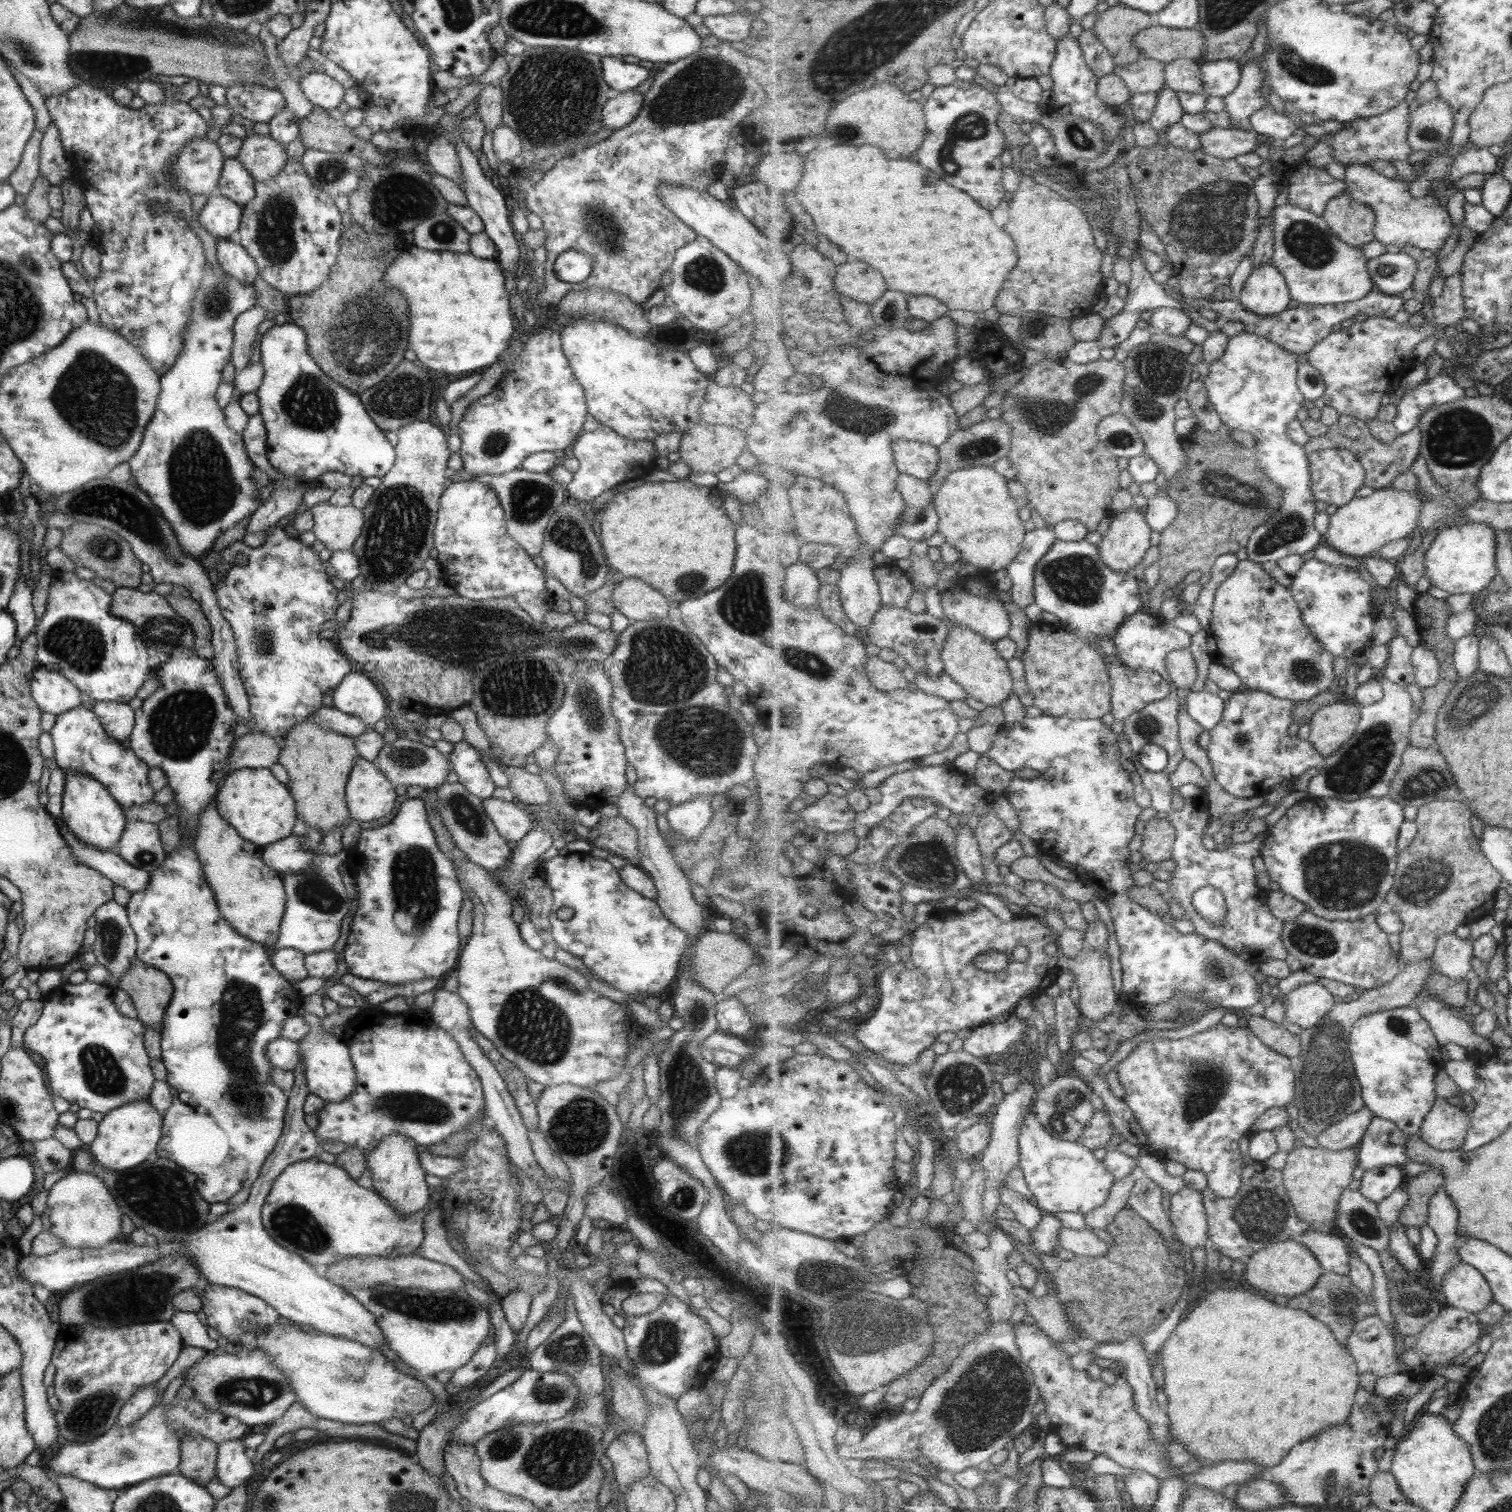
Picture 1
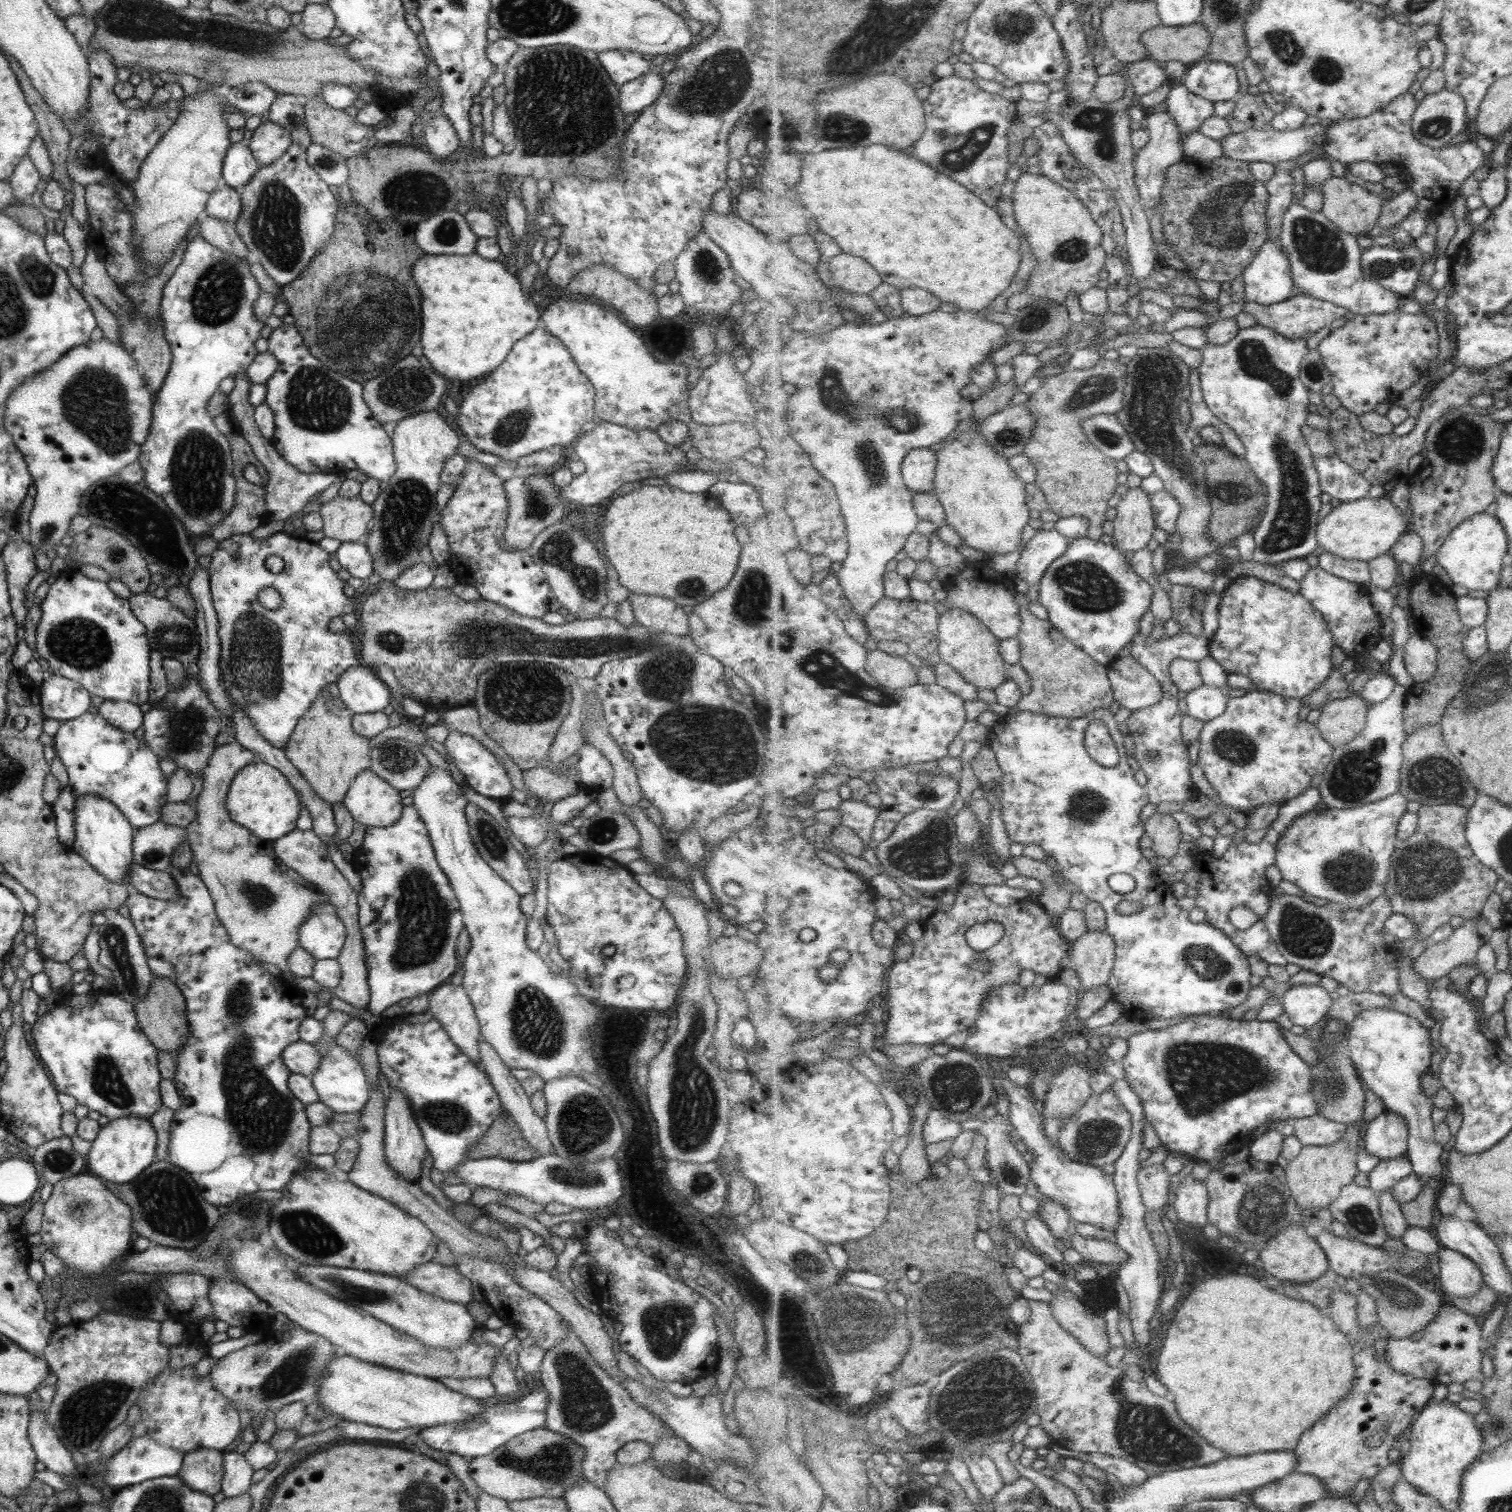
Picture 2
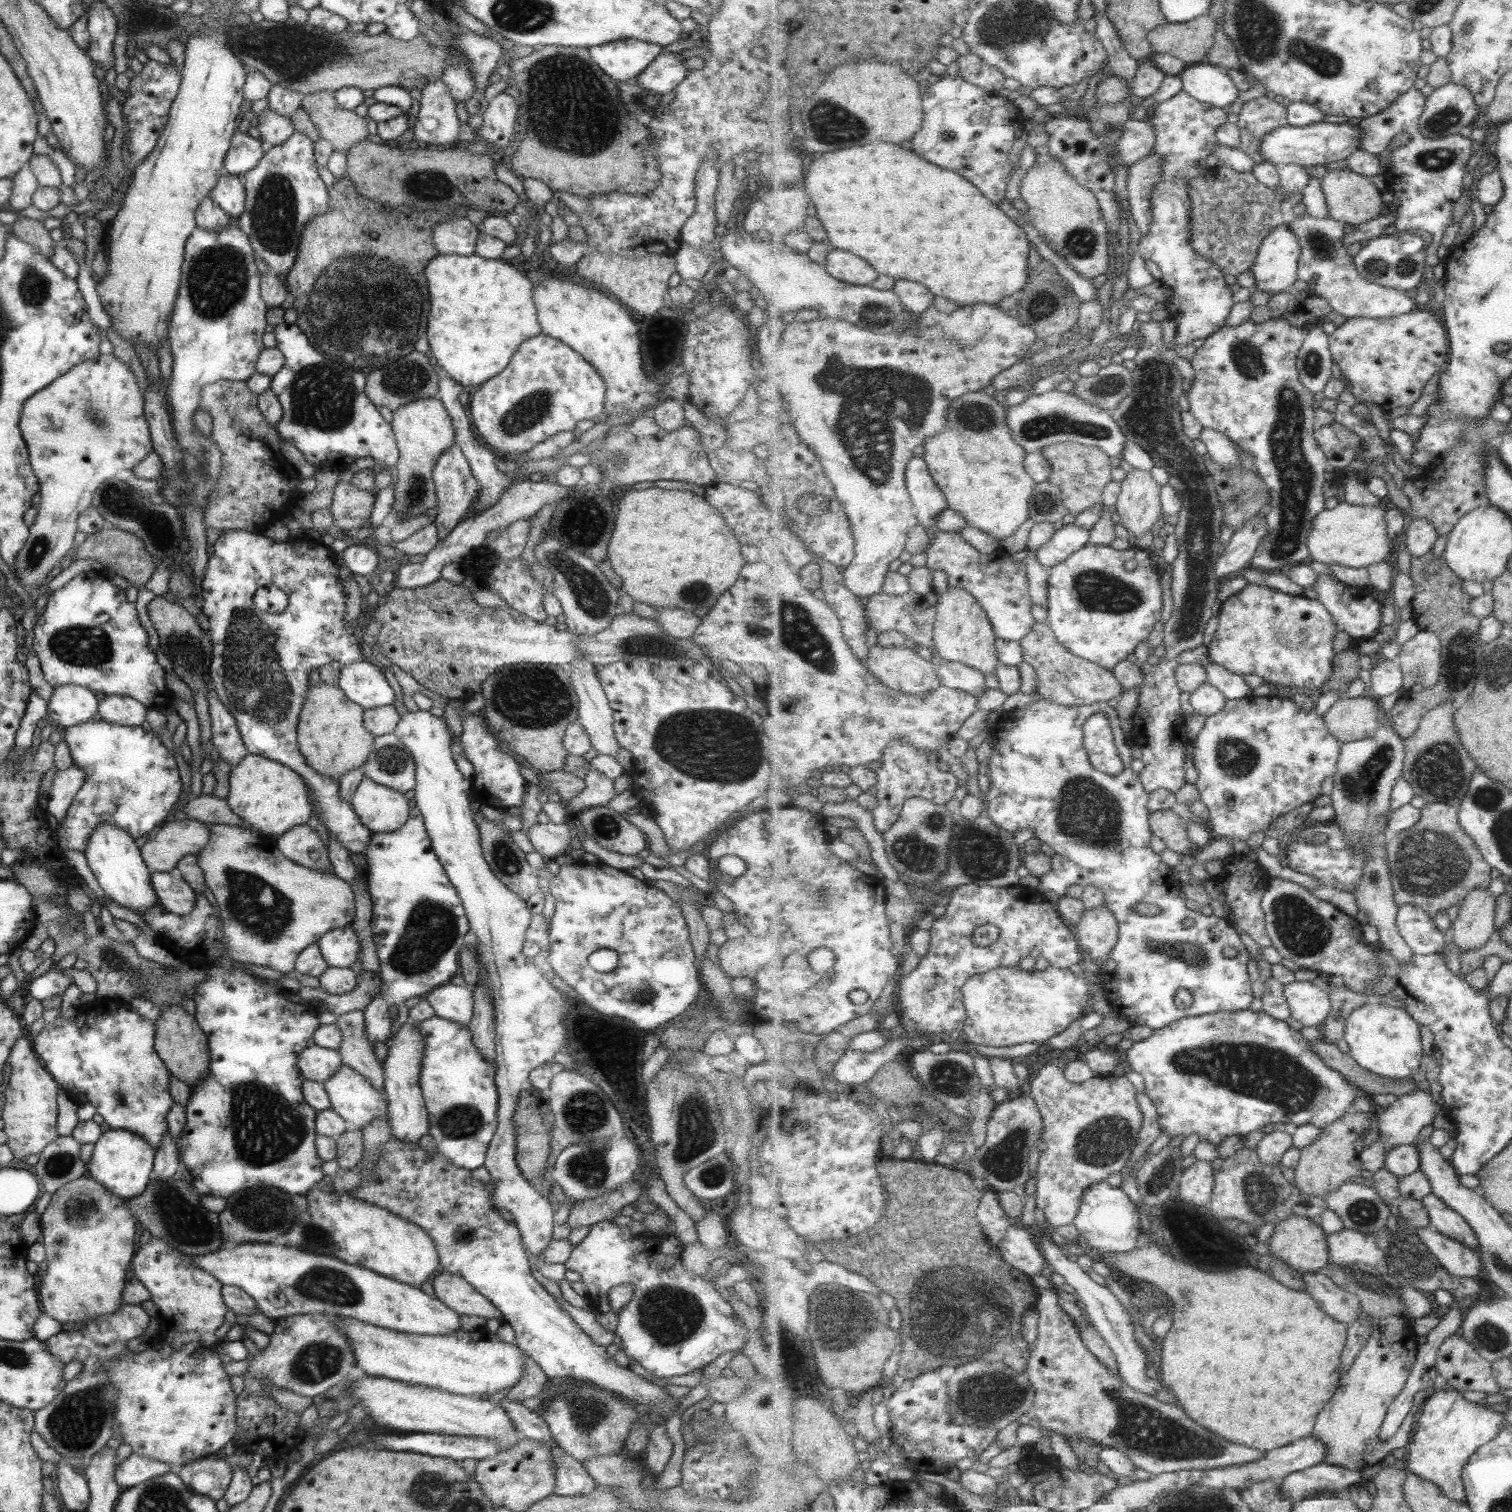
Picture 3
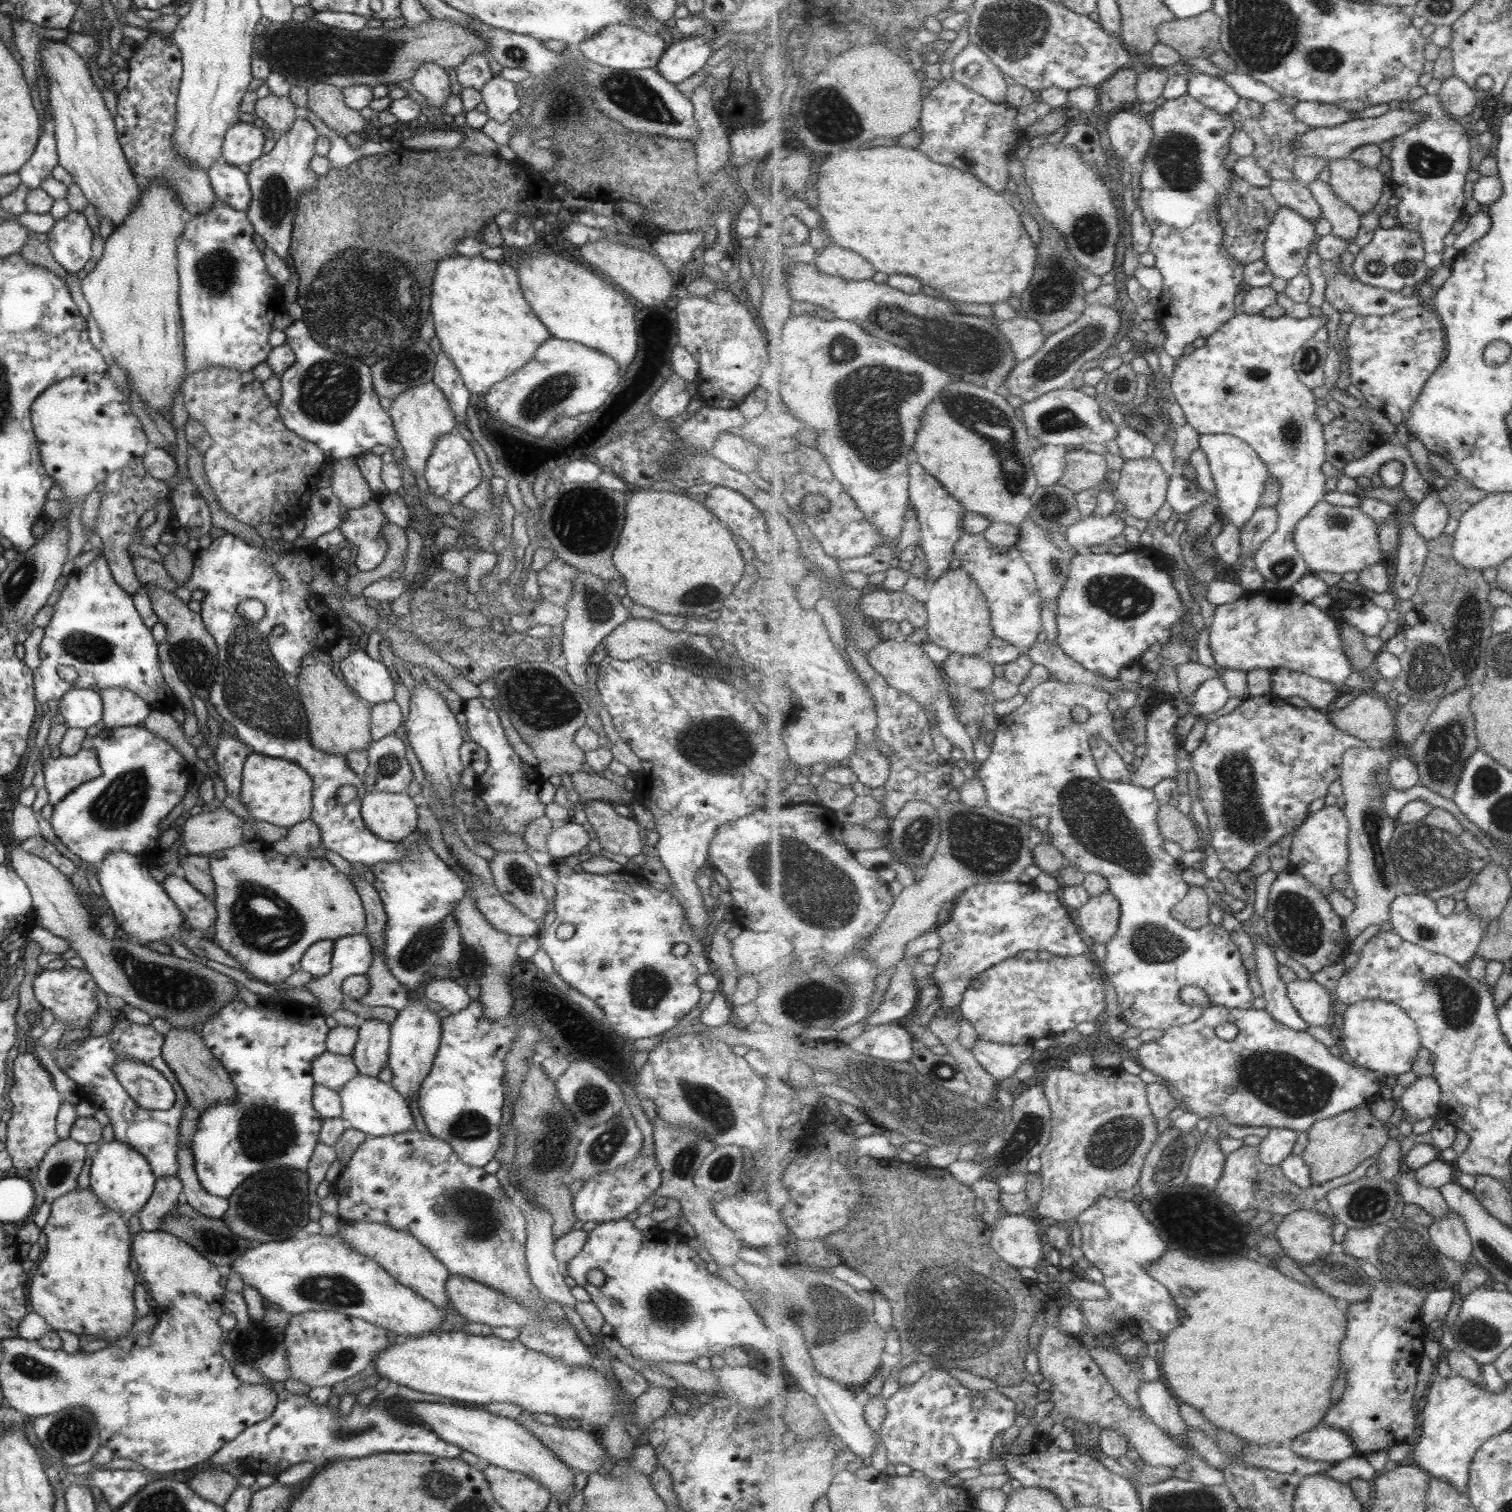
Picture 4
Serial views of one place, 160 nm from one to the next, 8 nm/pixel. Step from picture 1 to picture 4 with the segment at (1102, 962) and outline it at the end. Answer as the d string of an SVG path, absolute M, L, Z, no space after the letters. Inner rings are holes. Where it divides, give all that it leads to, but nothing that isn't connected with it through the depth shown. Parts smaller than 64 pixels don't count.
M1110 891L1093 896L1078 909L1076 925L1083 929L1092 942L1106 944L1117 934L1121 916L1120 900Z

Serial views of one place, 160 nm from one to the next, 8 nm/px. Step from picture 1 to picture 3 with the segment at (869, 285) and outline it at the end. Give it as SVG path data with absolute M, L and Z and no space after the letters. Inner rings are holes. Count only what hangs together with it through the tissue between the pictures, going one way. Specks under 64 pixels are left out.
M837 248L829 253L825 266L834 277L854 285L872 285L881 275L865 258Z

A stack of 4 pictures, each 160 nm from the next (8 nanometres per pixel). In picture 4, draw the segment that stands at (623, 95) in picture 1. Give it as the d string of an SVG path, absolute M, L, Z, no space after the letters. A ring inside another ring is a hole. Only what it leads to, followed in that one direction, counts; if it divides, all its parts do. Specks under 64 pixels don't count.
M691 35L690 37L684 37L681 41L673 41L657 62L655 67L656 72L659 73L663 80L674 85L683 82L683 80L687 80L687 78L693 76L705 66L709 56L713 53L713 49L709 47L709 42L711 40L713 40L713 38L709 39L709 37L705 35Z

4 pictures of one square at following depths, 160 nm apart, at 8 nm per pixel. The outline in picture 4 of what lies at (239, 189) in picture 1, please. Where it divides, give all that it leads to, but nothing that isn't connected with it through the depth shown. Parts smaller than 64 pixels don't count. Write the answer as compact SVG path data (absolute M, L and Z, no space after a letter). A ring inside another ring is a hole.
M249 118L237 121L226 133L222 142L220 160L247 173L249 165L262 155L265 138L262 129L255 127Z

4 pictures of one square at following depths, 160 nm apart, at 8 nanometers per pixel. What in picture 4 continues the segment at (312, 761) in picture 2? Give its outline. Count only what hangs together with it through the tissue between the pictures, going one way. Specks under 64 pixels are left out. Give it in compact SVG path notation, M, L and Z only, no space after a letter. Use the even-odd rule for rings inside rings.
M329 664L300 665L297 690L306 714L309 744L327 754L344 756L348 752L366 750L370 737L370 709L358 699L344 682L332 673Z

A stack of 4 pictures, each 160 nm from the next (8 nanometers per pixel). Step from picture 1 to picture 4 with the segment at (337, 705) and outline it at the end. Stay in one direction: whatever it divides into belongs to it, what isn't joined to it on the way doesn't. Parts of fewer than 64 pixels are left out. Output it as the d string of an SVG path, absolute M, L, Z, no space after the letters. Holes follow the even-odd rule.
M363 646L350 650L336 669L344 685L369 707L393 700L393 680L381 661L371 660Z

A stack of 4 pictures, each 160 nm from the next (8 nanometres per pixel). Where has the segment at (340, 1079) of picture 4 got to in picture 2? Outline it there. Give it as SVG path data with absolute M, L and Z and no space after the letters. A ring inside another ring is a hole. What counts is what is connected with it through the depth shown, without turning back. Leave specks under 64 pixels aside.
M297 1040L288 1045L281 1052L281 1061L287 1071L306 1077L315 1073L322 1056L313 1049L311 1043Z

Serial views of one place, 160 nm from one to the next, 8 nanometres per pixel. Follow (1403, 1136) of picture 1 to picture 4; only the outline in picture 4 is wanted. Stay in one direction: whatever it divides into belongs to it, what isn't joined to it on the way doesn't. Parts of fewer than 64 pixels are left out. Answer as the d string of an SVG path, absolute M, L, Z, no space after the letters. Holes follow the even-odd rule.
M1434 1075L1420 1076L1406 1088L1399 1101L1404 1114L1412 1123L1416 1123L1418 1120L1431 1118L1439 1112L1441 1097L1441 1085Z

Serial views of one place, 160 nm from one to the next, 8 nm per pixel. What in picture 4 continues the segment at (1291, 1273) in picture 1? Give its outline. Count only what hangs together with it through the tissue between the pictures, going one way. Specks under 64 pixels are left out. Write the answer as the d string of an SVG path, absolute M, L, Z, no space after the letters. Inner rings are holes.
M1298 1210L1283 1217L1283 1220L1277 1225L1275 1235L1277 1240L1280 1240L1287 1256L1298 1263L1312 1264L1337 1249L1337 1242L1334 1239L1337 1222L1335 1216L1329 1216L1323 1212Z

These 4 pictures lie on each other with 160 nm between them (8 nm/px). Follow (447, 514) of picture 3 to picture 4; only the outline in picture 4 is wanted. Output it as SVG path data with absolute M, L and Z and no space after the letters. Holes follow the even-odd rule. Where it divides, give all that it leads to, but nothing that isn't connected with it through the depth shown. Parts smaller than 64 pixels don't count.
M452 431L445 436L439 436L436 440L427 459L423 476L430 492L449 505L458 505L459 500L481 482L481 469L479 469L469 443L457 432Z

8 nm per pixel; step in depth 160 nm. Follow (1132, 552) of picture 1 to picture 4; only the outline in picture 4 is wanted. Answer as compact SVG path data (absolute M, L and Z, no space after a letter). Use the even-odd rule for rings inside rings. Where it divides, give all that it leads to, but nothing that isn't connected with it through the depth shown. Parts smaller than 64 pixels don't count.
M1151 458L1125 460L1115 484L1118 502L1131 517L1149 521L1161 510L1168 498L1171 477L1165 474L1161 464Z

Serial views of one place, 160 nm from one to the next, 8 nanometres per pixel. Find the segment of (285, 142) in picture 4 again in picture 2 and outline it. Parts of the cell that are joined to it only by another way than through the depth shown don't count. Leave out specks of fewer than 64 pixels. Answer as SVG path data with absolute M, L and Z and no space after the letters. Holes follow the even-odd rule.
M293 143L281 159L259 167L242 187L241 212L233 225L247 247L246 260L249 264L260 264L279 287L289 284L300 276L330 239L338 211L337 197L309 167L305 149Z

